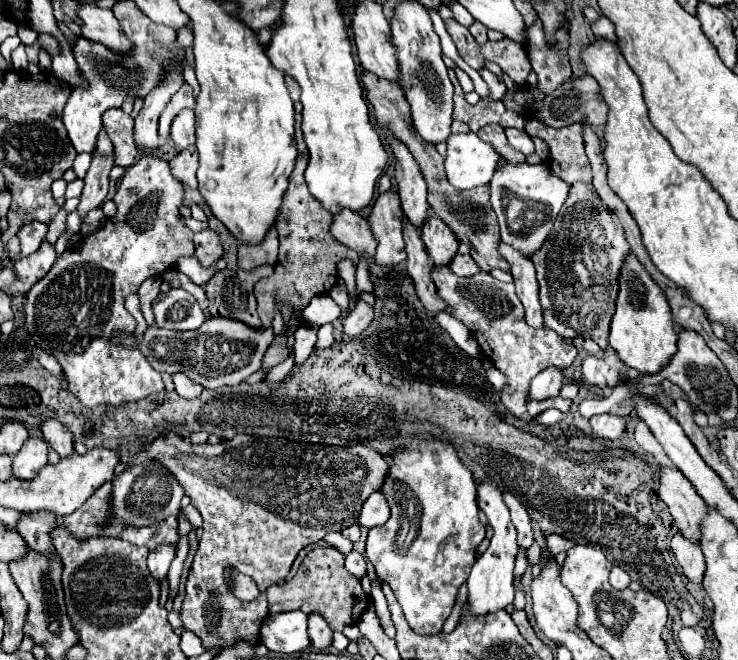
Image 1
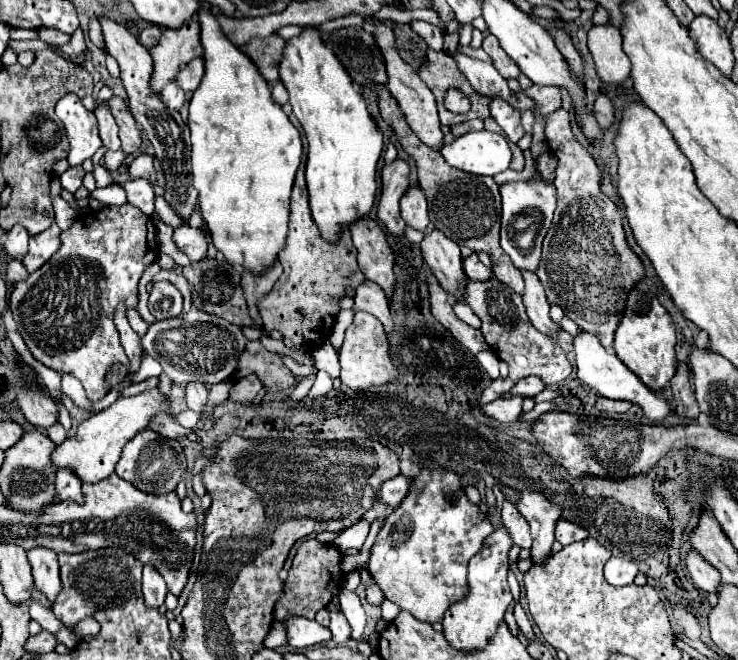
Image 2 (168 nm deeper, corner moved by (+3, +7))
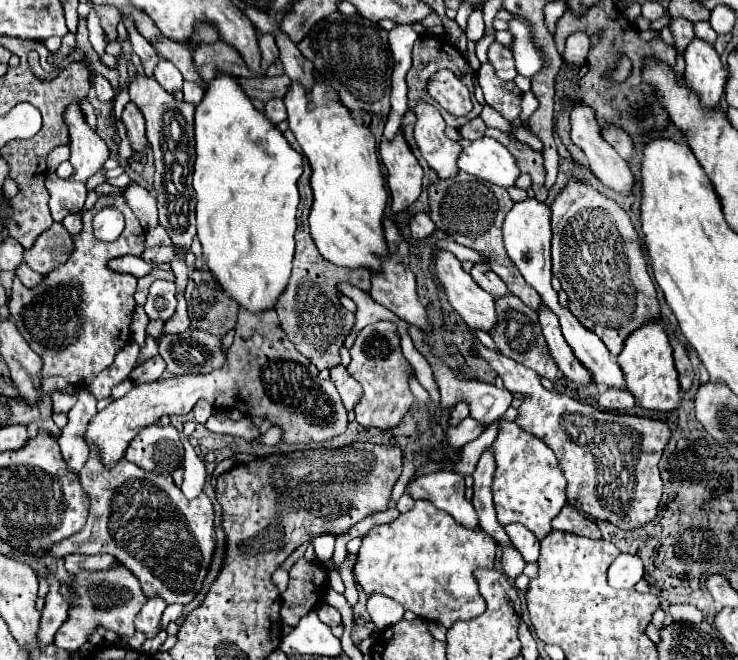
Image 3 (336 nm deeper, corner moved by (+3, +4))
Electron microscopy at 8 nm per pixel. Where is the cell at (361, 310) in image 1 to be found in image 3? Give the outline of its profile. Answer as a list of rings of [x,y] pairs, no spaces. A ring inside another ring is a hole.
[[[377,322],[377,324],[365,326],[357,334],[355,344],[351,346],[351,364],[347,366],[347,370],[363,386],[363,396],[353,408],[355,420],[359,424],[375,426],[375,428],[393,428],[413,406],[415,398],[407,384],[411,364],[401,354],[399,334],[395,324]]]

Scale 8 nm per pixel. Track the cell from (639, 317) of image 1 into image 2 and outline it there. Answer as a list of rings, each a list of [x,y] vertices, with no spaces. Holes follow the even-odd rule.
[[[645,279],[641,281],[627,299],[625,315],[615,331],[615,351],[617,357],[641,379],[643,385],[647,385],[651,391],[659,393],[663,391],[677,369],[675,359],[675,325],[669,317],[667,309],[659,303],[657,295],[651,293],[651,283]]]

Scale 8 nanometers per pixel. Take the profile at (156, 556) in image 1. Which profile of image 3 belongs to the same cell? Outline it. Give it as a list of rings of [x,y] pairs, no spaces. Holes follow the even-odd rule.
[[[159,596],[147,598],[147,602],[143,604],[141,612],[137,614],[135,628],[139,632],[143,632],[147,638],[153,638],[159,632],[159,620],[161,620],[161,614],[163,614],[165,608],[167,608],[167,604]]]

